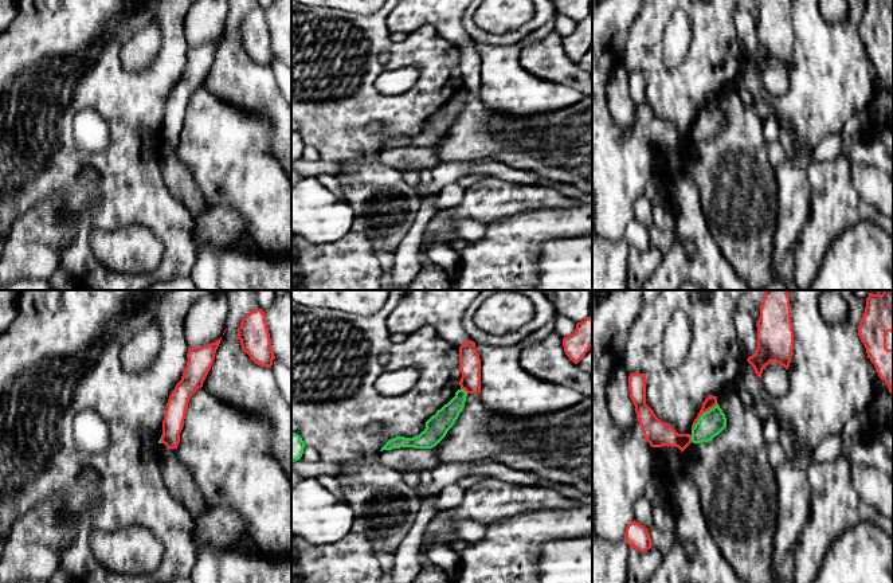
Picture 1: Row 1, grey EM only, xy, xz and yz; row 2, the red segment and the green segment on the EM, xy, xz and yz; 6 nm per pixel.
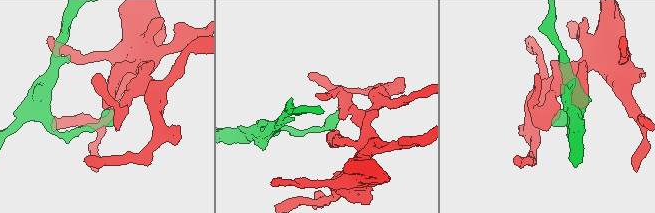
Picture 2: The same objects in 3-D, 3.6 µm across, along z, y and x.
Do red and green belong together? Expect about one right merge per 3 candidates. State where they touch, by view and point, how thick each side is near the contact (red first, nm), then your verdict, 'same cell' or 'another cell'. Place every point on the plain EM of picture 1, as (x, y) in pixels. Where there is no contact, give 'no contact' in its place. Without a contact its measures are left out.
meets red in yz at (702, 112); 70 nm thick on the red side, 160 nm on the other; another cell

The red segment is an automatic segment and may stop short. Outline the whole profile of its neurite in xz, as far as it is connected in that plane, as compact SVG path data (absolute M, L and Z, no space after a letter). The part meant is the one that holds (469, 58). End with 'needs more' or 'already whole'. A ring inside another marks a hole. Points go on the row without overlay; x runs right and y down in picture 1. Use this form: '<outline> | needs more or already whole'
M469 39L459 46L459 69L462 73L459 85L467 93L481 91L481 58L475 42Z | already whole

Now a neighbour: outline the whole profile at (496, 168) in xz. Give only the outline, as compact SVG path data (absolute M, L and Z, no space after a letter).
M496 160L479 163L474 165L471 169L469 169L467 173L477 173L485 176L493 175L498 179L510 183L518 183L526 185L536 185L537 181L540 180L540 176L534 172L514 169Z

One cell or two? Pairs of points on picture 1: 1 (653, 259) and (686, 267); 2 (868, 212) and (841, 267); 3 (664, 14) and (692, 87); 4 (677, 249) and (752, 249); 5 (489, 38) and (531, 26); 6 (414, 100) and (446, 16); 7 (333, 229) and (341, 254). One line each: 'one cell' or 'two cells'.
1: two cells
2: two cells
3: one cell
4: two cells
5: one cell
6: two cells
7: two cells

